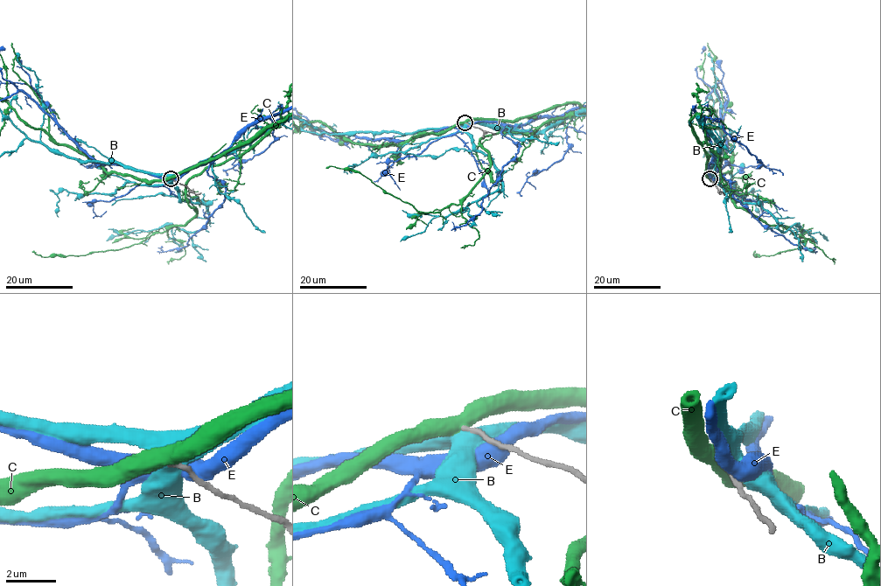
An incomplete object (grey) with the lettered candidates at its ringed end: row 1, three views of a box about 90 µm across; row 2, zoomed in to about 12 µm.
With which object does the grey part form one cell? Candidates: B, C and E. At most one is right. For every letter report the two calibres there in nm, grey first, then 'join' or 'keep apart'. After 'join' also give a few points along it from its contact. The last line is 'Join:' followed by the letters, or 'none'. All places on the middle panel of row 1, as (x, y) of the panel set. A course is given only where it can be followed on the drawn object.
B: calibres 200 and 650 nm; keep apart
C: calibres 180 and 550 nm; keep apart
E: calibres 180 and 550 nm; keep apart
Join: none

